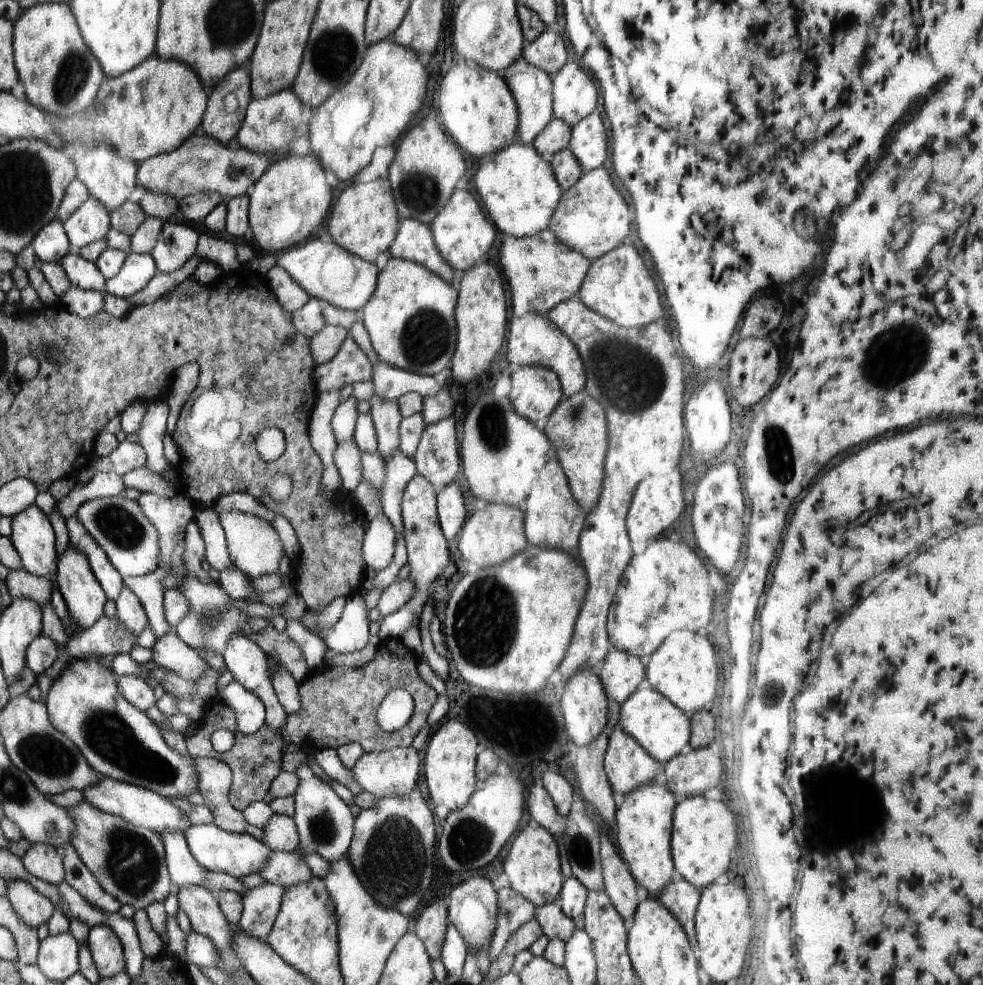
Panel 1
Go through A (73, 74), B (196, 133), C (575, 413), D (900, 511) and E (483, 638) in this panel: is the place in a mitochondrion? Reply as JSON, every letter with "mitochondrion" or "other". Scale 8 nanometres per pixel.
{"A":"mitochondrion","B":"other","C":"mitochondrion","D":"other","E":"mitochondrion"}

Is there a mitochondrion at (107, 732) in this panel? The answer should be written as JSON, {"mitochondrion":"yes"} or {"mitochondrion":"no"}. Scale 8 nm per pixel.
{"mitochondrion":"yes"}

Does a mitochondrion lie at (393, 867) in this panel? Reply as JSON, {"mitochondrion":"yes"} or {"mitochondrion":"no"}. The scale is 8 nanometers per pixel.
{"mitochondrion":"yes"}

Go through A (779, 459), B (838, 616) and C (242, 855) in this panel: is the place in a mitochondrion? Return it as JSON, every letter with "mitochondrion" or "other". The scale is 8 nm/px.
{"A":"mitochondrion","B":"other","C":"other"}

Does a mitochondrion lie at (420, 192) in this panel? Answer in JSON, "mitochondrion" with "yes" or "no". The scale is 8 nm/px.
{"mitochondrion":"yes"}

